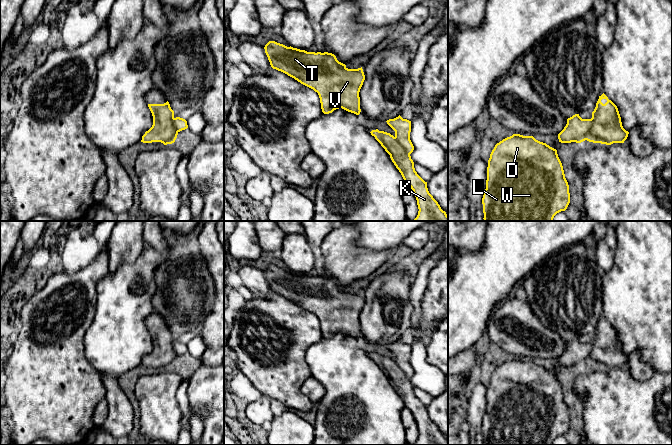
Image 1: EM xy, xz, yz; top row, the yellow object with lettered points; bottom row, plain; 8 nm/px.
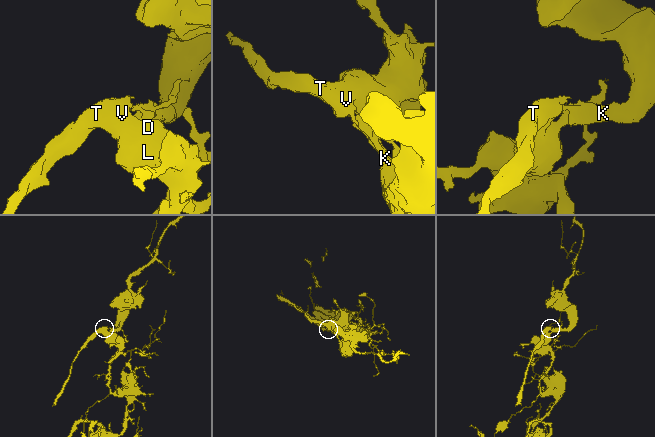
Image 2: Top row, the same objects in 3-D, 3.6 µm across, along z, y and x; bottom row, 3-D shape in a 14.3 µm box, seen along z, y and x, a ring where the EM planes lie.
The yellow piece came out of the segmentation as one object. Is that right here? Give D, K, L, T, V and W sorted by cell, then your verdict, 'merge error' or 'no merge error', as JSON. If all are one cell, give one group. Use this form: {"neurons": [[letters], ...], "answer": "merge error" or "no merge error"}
{"neurons": [["D", "K", "L", "T", "V", "W"]], "answer": "no merge error"}

